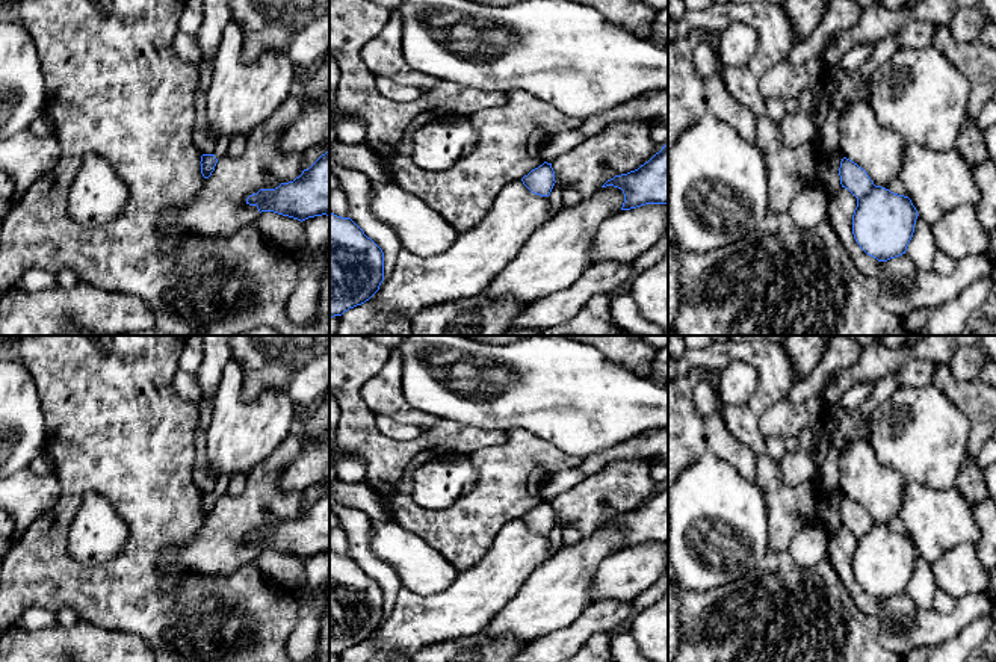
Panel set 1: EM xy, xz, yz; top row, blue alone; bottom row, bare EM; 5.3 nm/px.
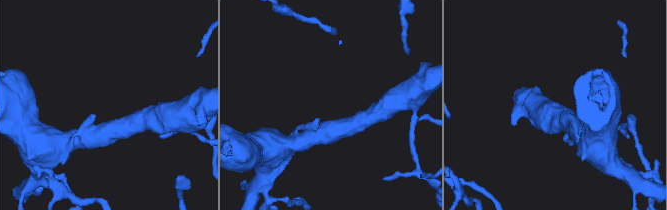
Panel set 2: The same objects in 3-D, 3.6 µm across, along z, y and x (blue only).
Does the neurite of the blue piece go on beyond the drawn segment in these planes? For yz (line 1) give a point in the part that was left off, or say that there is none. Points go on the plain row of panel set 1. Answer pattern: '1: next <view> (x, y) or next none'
1: next none

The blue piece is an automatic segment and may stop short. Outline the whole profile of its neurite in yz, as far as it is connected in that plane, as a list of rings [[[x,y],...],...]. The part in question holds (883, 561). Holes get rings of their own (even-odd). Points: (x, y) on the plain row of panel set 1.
[[[846,496],[839,514],[842,526],[857,537],[852,573],[860,586],[878,600],[905,592],[919,555],[911,538],[875,524],[868,511]]]

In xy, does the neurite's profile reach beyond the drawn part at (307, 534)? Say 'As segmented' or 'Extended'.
As segmented

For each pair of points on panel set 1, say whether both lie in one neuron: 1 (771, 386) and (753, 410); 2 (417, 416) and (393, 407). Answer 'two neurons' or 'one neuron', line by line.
1: one neuron
2: one neuron

